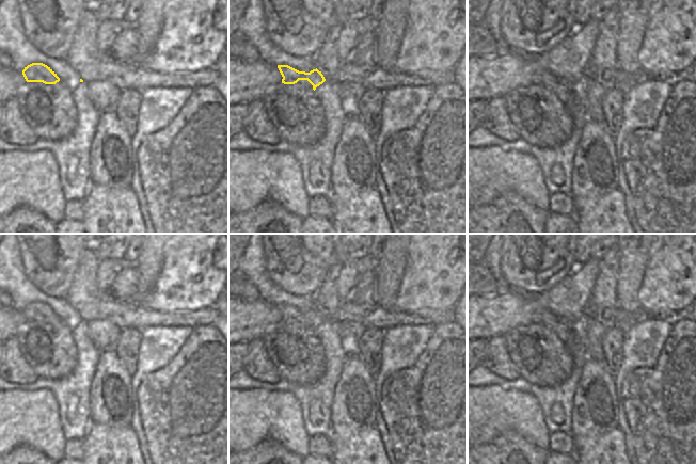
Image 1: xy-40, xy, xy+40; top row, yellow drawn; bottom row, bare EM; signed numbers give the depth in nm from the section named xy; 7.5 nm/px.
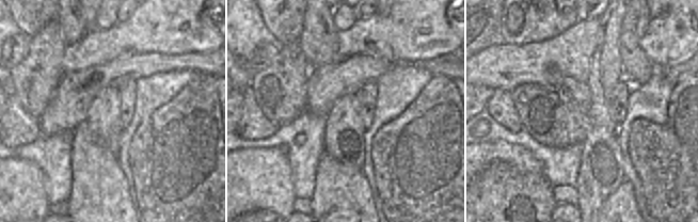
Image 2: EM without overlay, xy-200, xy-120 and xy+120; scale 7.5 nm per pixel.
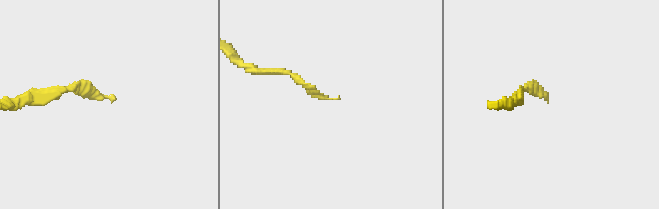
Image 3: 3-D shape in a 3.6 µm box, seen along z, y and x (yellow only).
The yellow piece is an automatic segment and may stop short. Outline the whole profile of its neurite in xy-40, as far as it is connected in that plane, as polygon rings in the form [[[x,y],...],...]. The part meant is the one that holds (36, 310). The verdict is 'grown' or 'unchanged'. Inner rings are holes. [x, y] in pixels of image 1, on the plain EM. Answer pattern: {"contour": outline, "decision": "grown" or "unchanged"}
{"contour": [[[32,302],[25,306],[22,314],[27,321],[43,321],[45,323],[56,323],[60,320],[57,313],[43,302]]], "decision": "unchanged"}

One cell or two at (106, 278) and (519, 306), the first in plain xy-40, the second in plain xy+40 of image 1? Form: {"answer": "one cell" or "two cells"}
{"answer": "one cell"}

